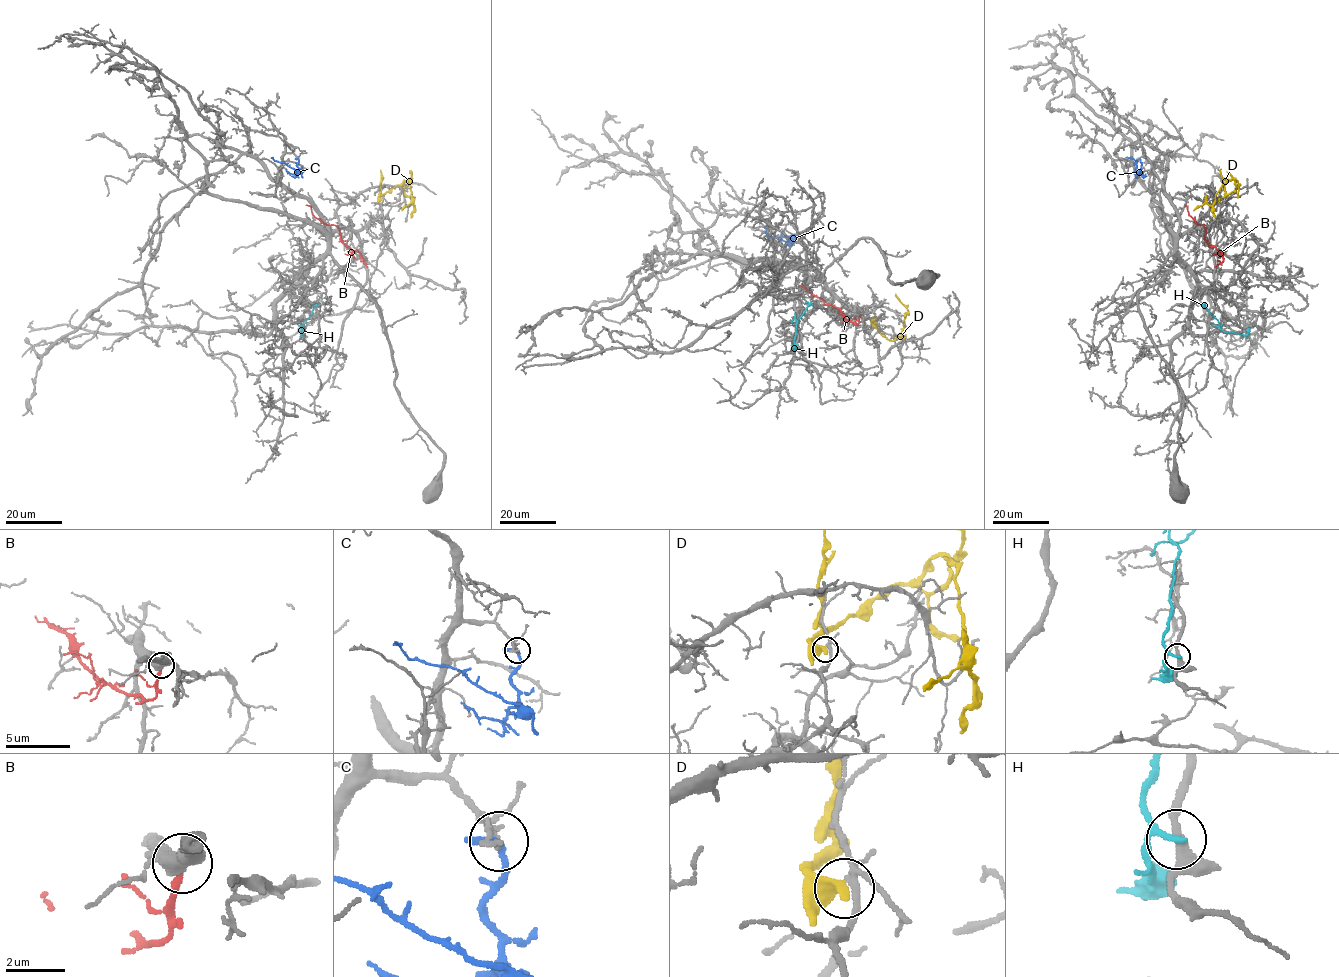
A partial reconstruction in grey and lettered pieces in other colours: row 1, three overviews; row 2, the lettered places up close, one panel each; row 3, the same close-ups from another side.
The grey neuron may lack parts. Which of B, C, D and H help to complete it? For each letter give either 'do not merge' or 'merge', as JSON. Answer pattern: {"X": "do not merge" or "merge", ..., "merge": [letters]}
{"B": "do not merge", "C": "do not merge", "D": "do not merge", "H": "do not merge", "merge": []}

